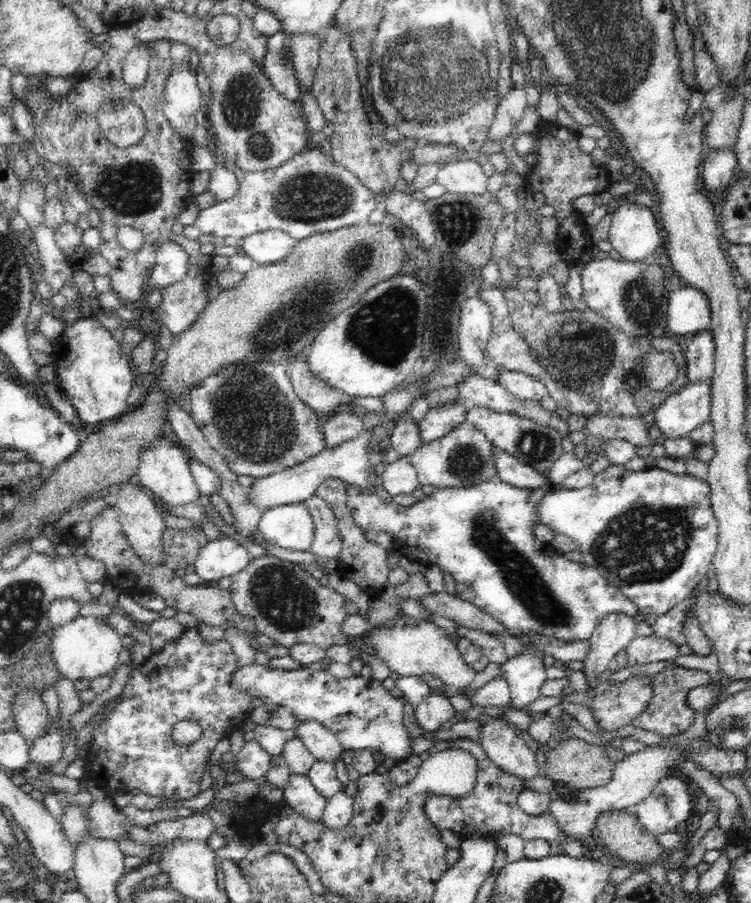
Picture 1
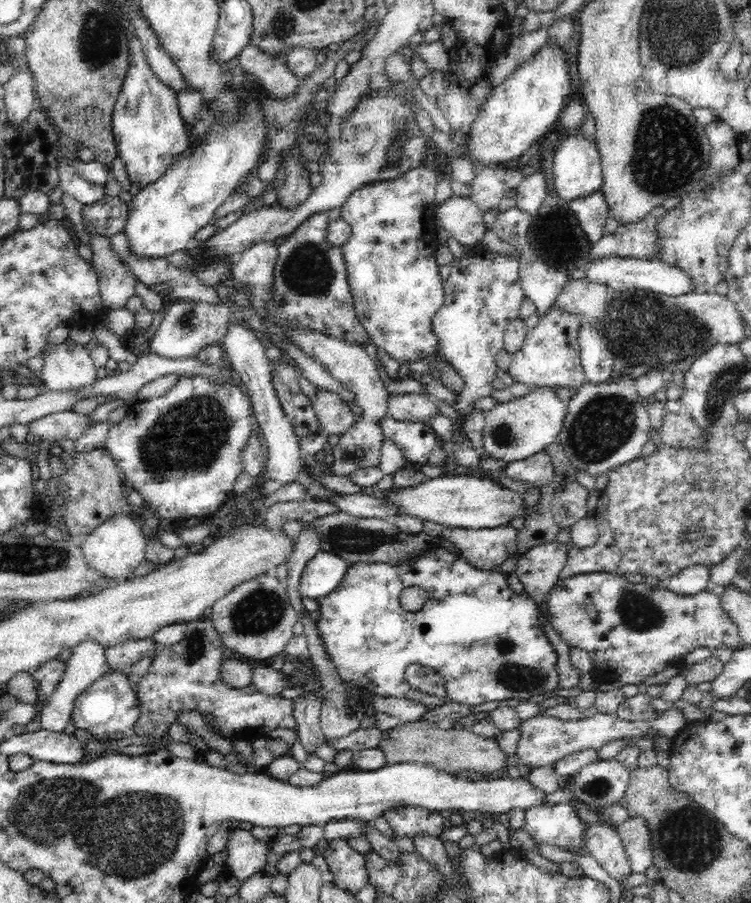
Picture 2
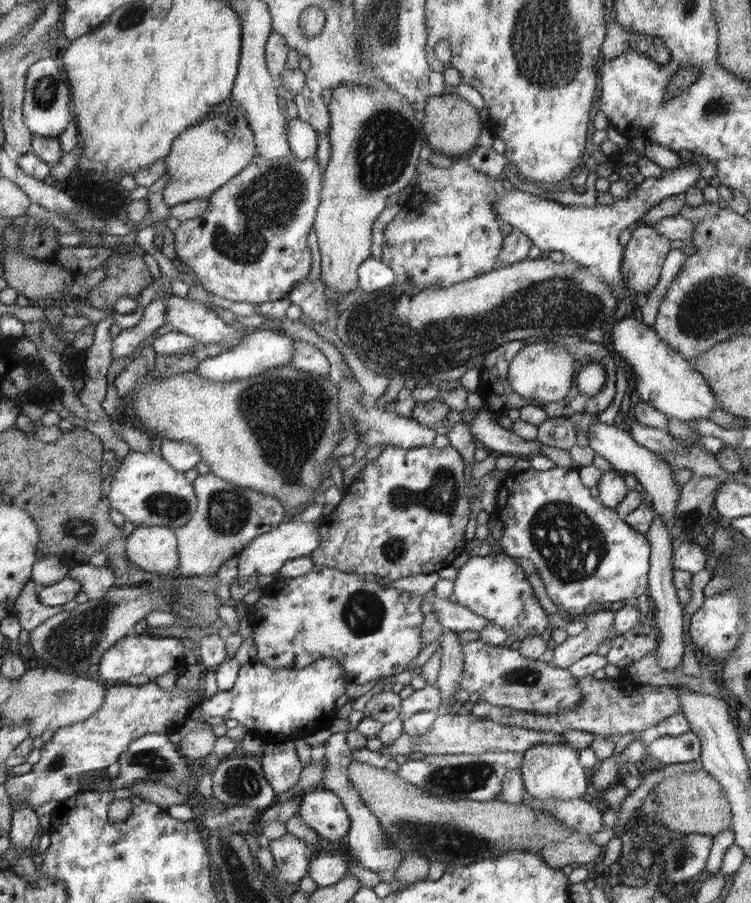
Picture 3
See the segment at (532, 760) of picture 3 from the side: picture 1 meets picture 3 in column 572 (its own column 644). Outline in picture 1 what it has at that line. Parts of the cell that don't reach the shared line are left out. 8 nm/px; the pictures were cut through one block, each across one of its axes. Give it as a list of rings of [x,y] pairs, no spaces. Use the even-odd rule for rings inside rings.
[[[648,748],[626,755],[622,762],[616,762],[616,770],[612,770],[612,776],[600,787],[590,788],[578,792],[578,804],[570,804],[566,800],[552,800],[549,802],[550,812],[556,820],[562,832],[574,836],[576,840],[586,846],[586,838],[590,840],[590,834],[594,830],[595,819],[600,813],[616,810],[633,810],[642,800],[647,799],[651,791],[656,787],[660,778],[668,776],[670,766],[680,762],[676,750],[664,750],[664,748]]]

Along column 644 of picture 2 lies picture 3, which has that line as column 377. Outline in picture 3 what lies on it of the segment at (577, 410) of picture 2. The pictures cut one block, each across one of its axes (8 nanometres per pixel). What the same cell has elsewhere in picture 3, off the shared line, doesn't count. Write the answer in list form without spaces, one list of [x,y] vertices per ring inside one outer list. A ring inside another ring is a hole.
[[[353,372],[350,377],[336,375],[336,382],[341,388],[342,412],[347,413],[348,416],[352,418],[352,422],[354,422],[354,420],[358,422],[358,425],[355,426],[354,424],[354,428],[359,435],[358,444],[360,444],[361,441],[364,441],[368,446],[368,450],[377,444],[382,444],[382,446],[385,447],[396,445],[400,448],[409,449],[431,446],[435,442],[435,439],[437,438],[435,427],[423,425],[421,422],[416,422],[416,420],[402,418],[402,415],[396,416],[394,411],[384,410],[384,406],[378,406],[378,404],[375,404],[374,407],[368,409],[362,409],[359,403],[361,397],[364,395],[364,391],[355,379]]]

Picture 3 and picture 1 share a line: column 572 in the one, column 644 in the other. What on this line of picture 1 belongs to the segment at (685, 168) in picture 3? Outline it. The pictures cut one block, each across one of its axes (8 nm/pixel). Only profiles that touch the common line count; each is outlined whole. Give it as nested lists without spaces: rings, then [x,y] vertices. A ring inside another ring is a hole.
[[[634,201],[622,204],[616,210],[616,213],[612,216],[612,224],[609,230],[608,241],[610,241],[613,250],[620,253],[622,259],[626,262],[643,262],[648,256],[663,250],[663,242],[658,235],[660,230],[657,226],[654,212],[650,208],[636,204]]]

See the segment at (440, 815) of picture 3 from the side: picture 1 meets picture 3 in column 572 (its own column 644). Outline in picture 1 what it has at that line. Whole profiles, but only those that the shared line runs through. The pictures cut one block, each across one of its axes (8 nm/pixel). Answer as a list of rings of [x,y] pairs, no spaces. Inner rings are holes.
[[[633,810],[600,813],[595,819],[594,839],[620,859],[635,865],[656,862],[664,848],[656,835],[648,833]]]

